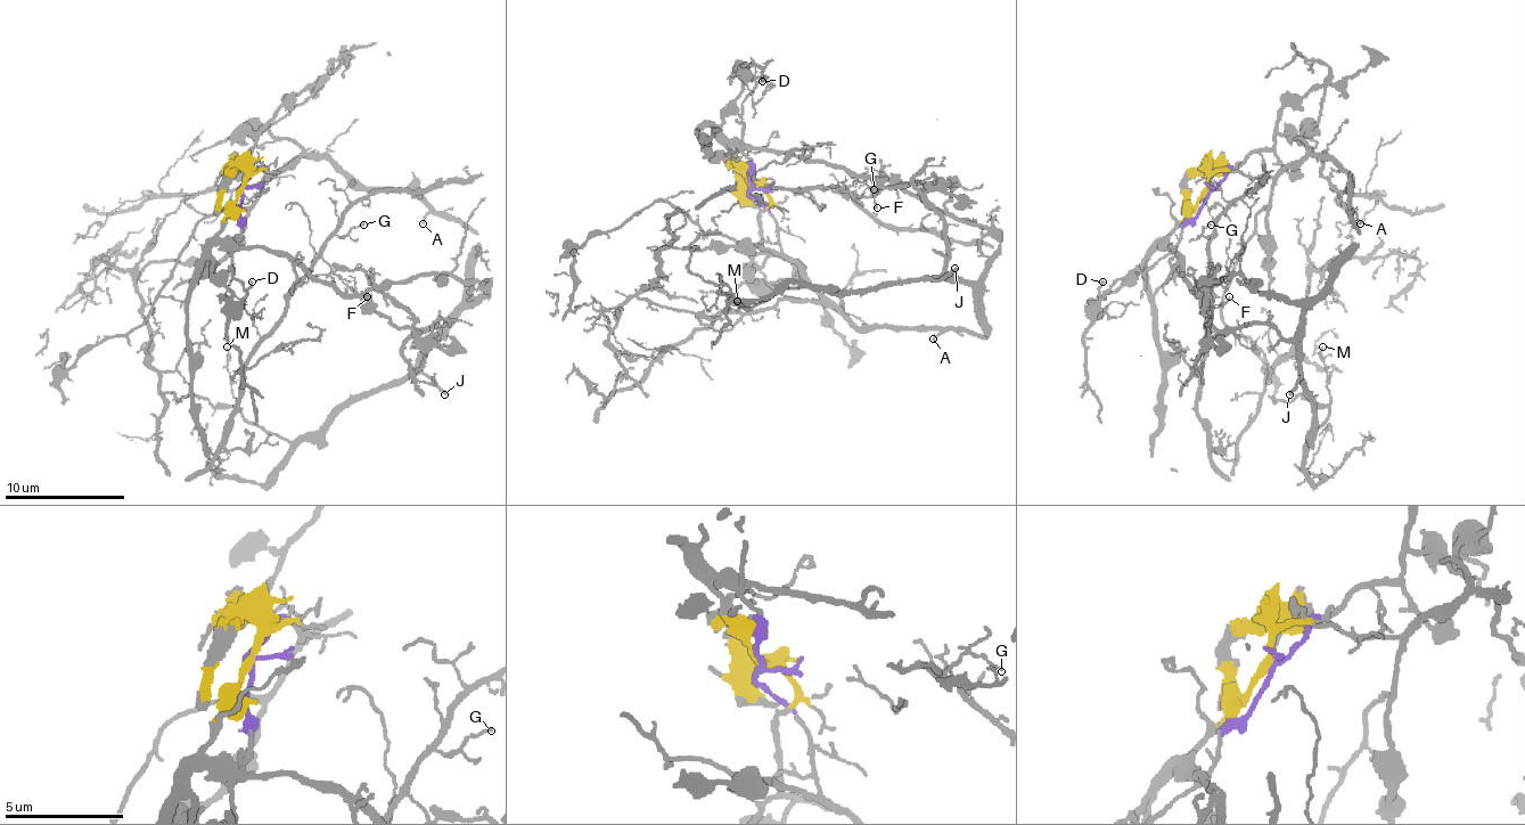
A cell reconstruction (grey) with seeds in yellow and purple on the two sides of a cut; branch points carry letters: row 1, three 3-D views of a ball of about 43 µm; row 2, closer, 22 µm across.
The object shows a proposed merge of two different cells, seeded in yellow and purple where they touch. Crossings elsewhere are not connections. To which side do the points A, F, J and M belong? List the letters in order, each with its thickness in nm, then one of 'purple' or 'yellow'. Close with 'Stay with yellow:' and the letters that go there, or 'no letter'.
A: calibre 140 nm; purple
F: calibre 120 nm; yellow
J: calibre 200 nm; purple
M: calibre 90 nm; purple
Stay with yellow: F

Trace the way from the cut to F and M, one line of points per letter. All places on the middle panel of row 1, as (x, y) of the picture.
F: (752, 186), (730, 147), (734, 144), (793, 153), (826, 164), (844, 164), (871, 182), (877, 206)
M: (752, 186), (778, 246), (860, 327), (989, 336), (965, 282), (781, 288), (745, 309), (736, 300)

